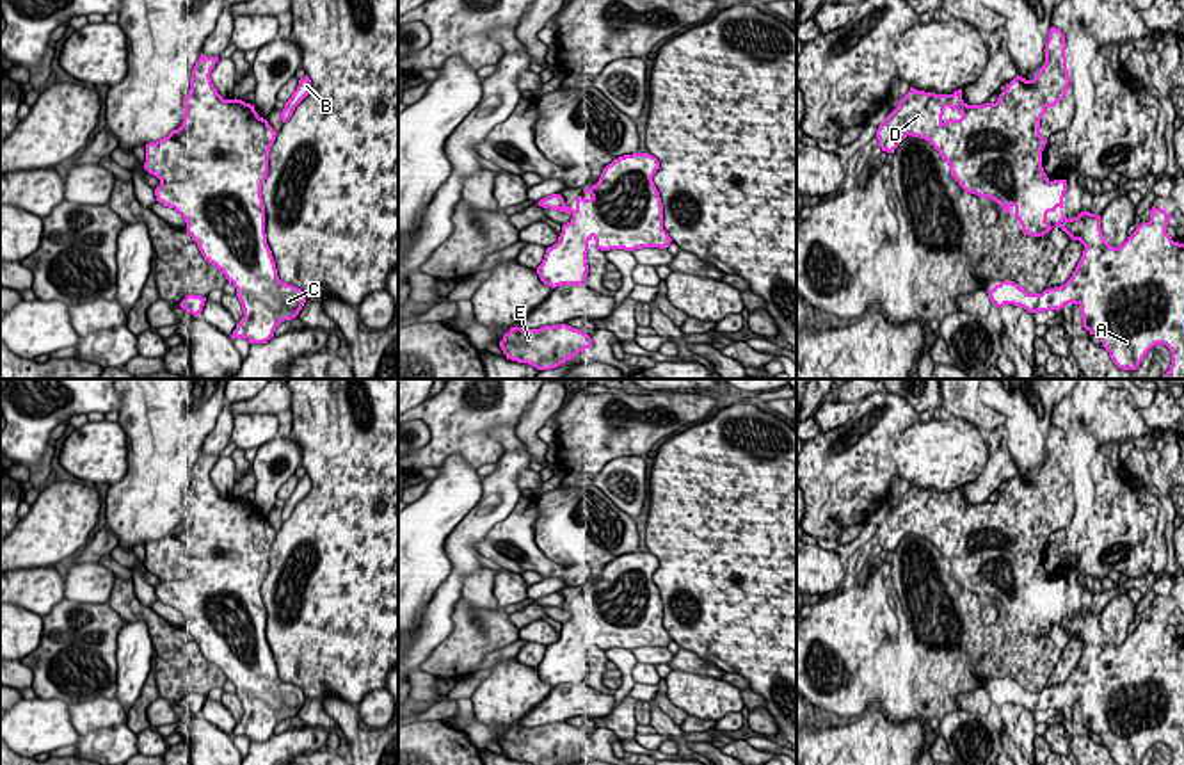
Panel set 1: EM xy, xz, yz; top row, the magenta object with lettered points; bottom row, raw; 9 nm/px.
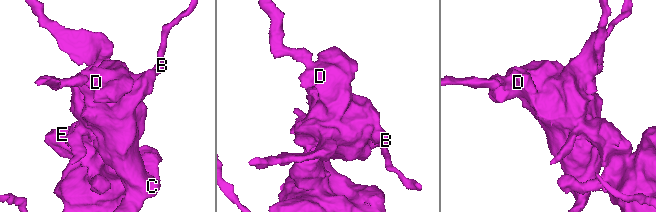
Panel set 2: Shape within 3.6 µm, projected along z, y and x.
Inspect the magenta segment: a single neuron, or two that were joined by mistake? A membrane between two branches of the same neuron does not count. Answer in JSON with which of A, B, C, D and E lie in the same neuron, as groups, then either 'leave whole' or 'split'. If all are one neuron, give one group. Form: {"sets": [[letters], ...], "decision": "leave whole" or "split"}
{"sets": [["A", "E"], ["B", "C", "D"]], "decision": "split"}

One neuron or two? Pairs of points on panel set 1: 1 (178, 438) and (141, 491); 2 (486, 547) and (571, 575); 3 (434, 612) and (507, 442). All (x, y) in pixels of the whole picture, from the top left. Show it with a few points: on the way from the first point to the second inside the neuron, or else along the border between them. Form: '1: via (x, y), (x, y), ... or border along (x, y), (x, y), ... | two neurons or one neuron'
1: via (166, 450), (160, 456), (153, 479) | one neuron
2: via (507, 539), (550, 570) | one neuron
3: border along (523, 443), (518, 449), (505, 450) | two neurons

